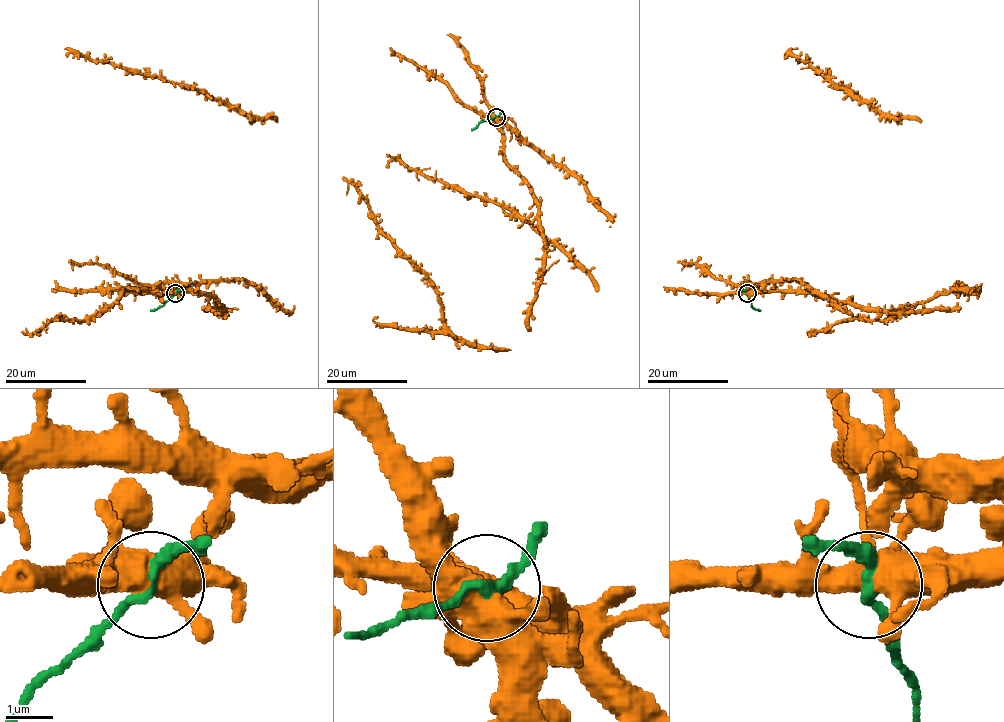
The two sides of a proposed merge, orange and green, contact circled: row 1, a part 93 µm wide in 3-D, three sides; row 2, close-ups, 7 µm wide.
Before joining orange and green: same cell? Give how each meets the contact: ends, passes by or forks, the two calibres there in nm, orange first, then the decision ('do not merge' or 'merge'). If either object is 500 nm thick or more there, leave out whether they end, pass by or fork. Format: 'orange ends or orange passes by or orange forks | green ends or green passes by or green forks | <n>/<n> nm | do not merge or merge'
orange forks | green passes by | 480/220 nm | do not merge

